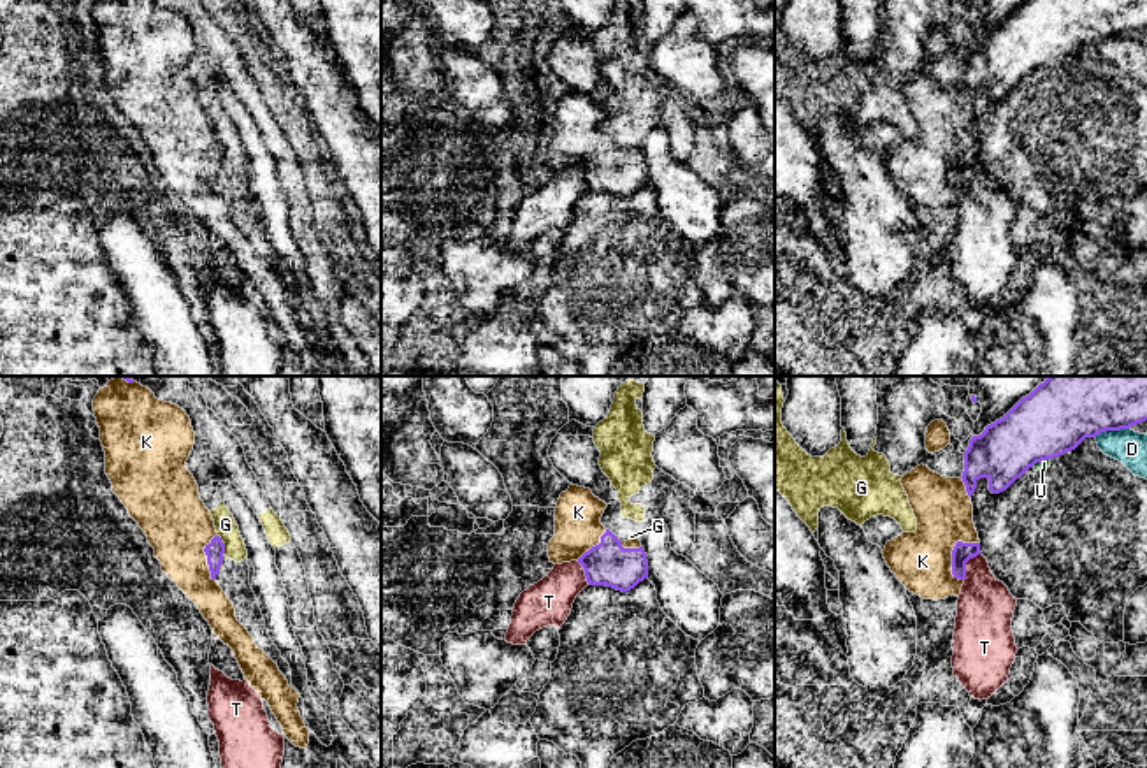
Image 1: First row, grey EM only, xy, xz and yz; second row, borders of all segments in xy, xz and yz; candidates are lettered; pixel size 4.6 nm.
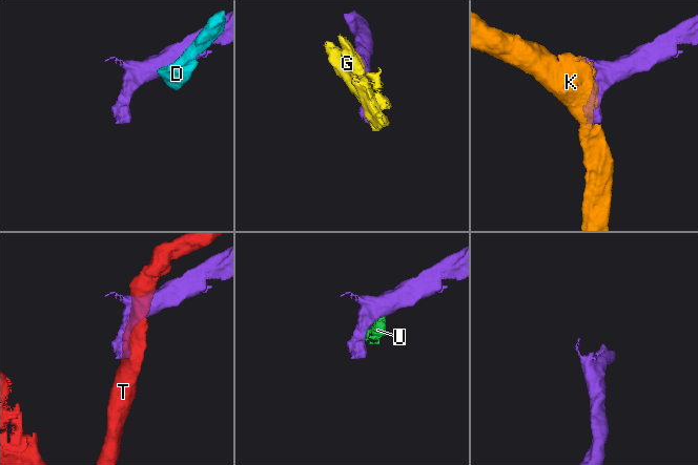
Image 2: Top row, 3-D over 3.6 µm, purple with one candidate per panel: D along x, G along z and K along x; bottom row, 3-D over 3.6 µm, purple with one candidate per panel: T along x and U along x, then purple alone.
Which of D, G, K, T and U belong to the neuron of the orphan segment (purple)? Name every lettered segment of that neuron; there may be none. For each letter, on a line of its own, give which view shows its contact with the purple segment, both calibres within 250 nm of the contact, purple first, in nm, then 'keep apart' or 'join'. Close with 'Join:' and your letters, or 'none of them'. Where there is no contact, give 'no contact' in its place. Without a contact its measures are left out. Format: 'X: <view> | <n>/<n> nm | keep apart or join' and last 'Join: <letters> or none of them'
D: yz | 280/160 nm | keep apart
G: xy | 90/100 nm | keep apart
K: yz | 90/280 nm | join
T: yz | 90/260 nm | keep apart
U: yz | 300/30 nm | keep apart
Join: K

